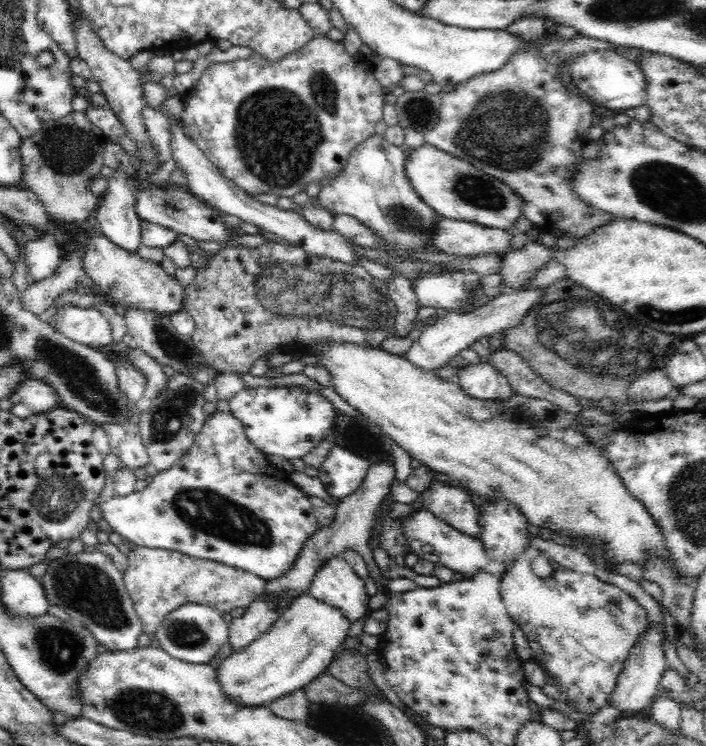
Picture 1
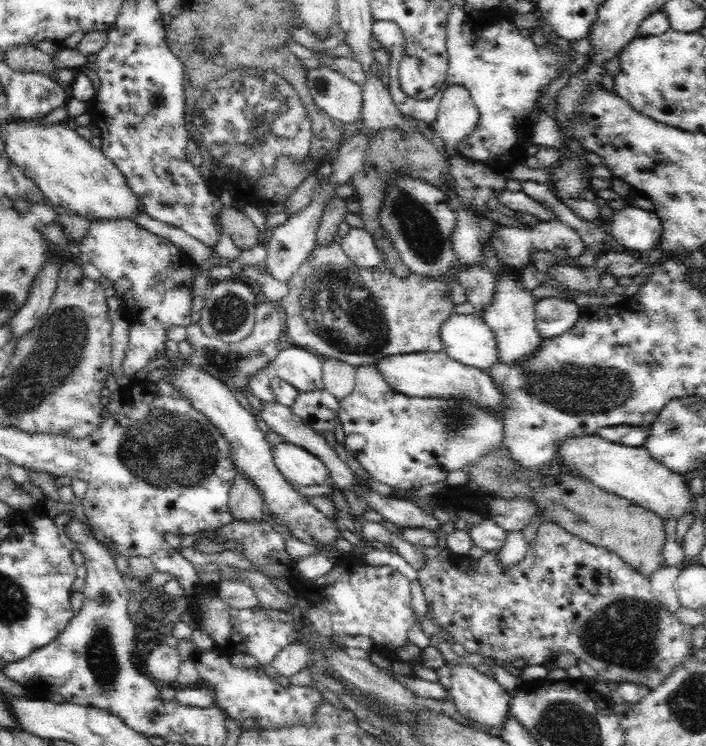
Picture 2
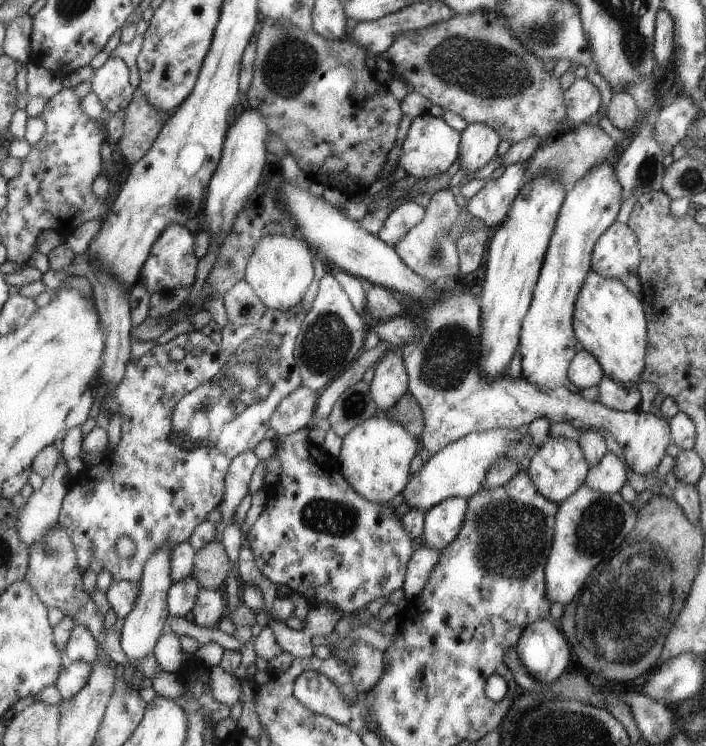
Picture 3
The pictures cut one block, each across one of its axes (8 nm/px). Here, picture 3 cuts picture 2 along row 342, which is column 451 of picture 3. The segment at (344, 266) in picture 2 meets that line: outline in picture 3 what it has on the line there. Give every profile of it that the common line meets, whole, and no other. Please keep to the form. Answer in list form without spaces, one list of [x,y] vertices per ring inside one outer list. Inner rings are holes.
[[[443,292],[441,298],[430,302],[426,307],[423,338],[419,342],[405,345],[402,356],[406,360],[407,374],[410,376],[410,390],[422,408],[425,428],[421,435],[424,448],[431,455],[451,445],[453,441],[460,441],[471,433],[482,433],[496,428],[516,429],[537,418],[546,418],[550,423],[568,422],[576,429],[588,426],[592,429],[602,429],[614,435],[622,447],[626,457],[627,467],[634,473],[641,475],[656,474],[667,448],[671,445],[671,426],[669,419],[658,418],[653,412],[645,414],[639,408],[632,411],[616,411],[600,405],[597,401],[588,401],[573,390],[559,387],[552,391],[542,391],[528,379],[516,379],[507,373],[502,379],[486,379],[479,370],[479,357],[482,346],[482,300],[472,293]]]

